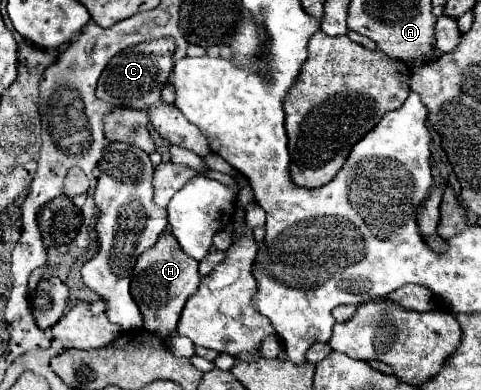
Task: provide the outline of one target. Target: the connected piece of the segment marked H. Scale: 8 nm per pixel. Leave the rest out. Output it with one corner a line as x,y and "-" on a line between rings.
162,233
160,239
150,249
146,249
146,253
142,253
134,265
132,297
144,315
144,327
164,339
176,335
184,303
198,291
198,285
198,261
182,253
182,247
178,247
178,241
172,233

